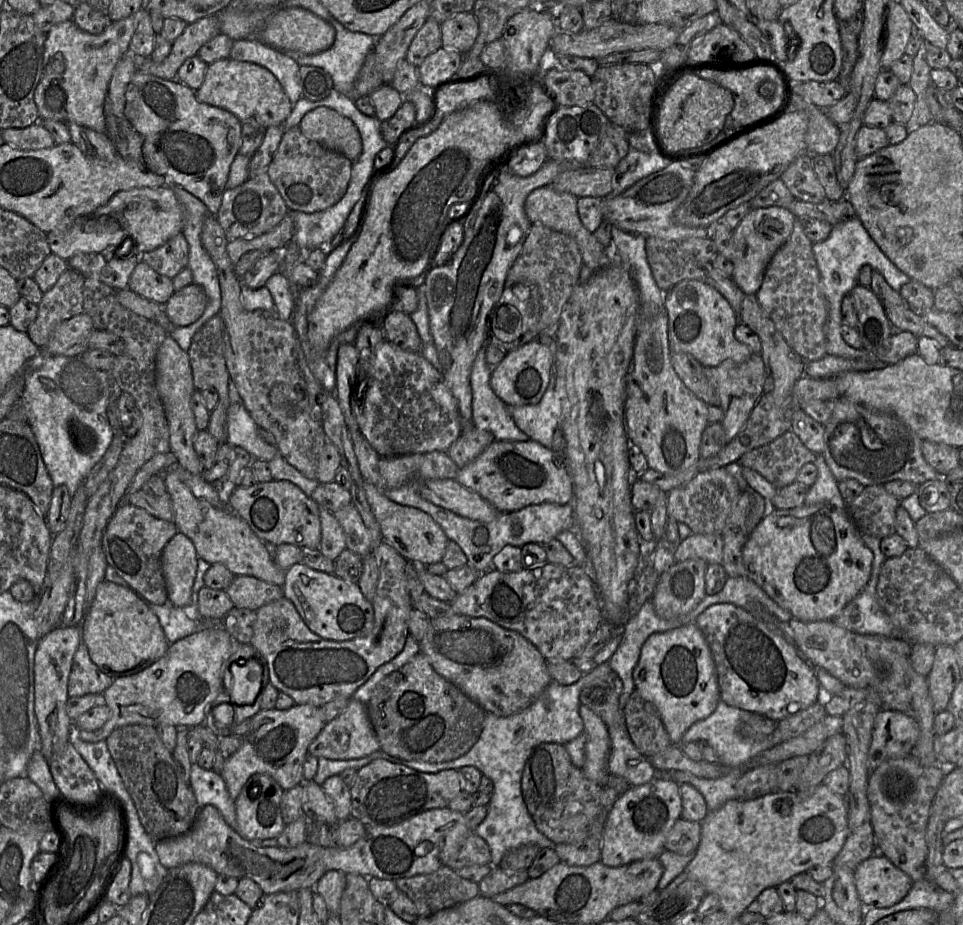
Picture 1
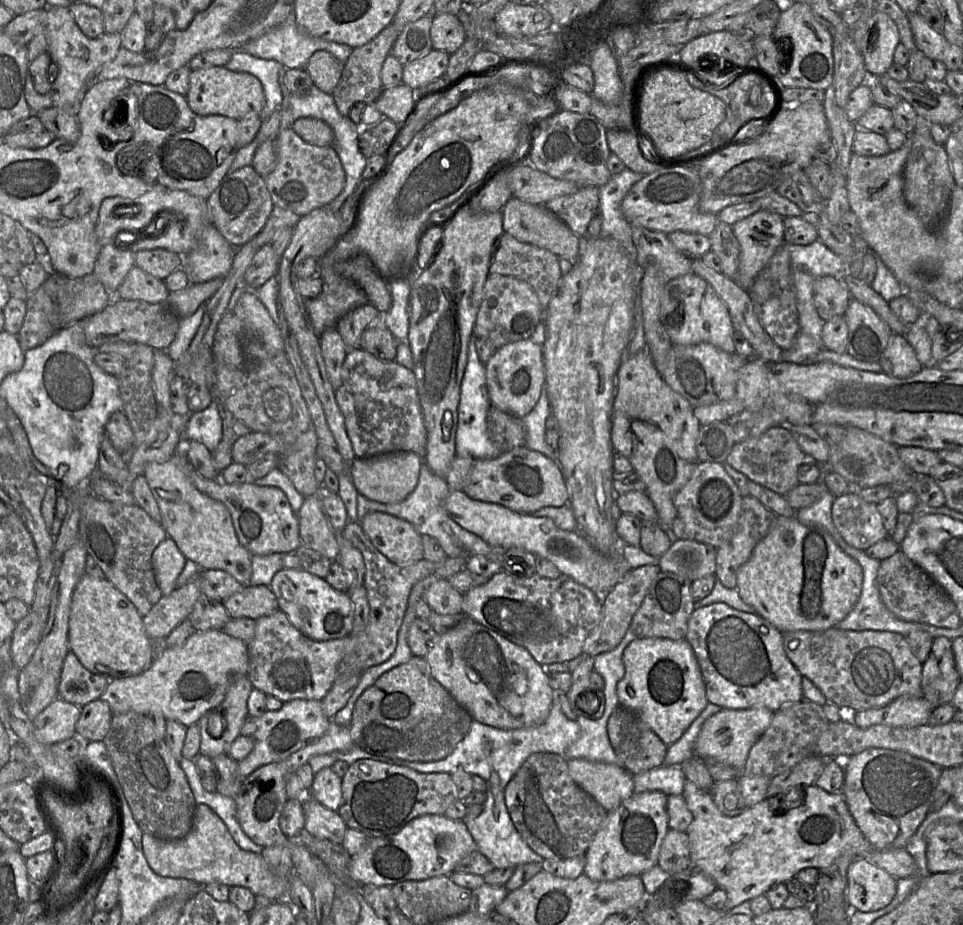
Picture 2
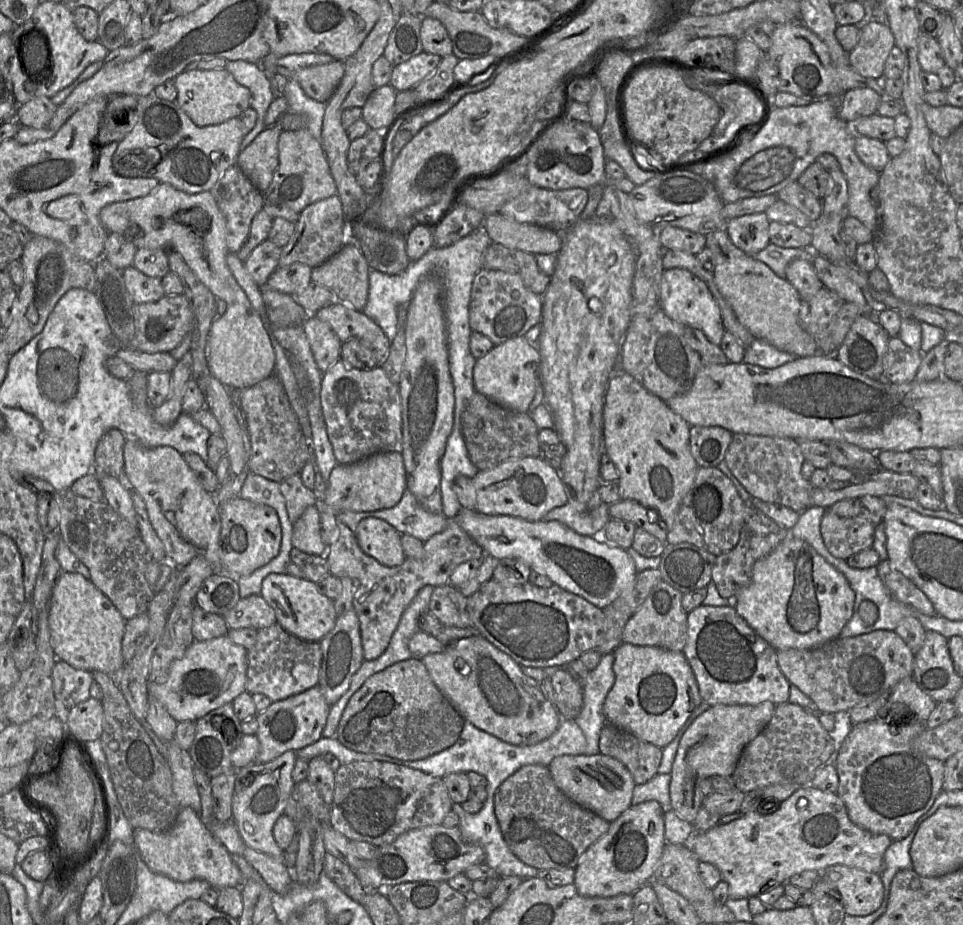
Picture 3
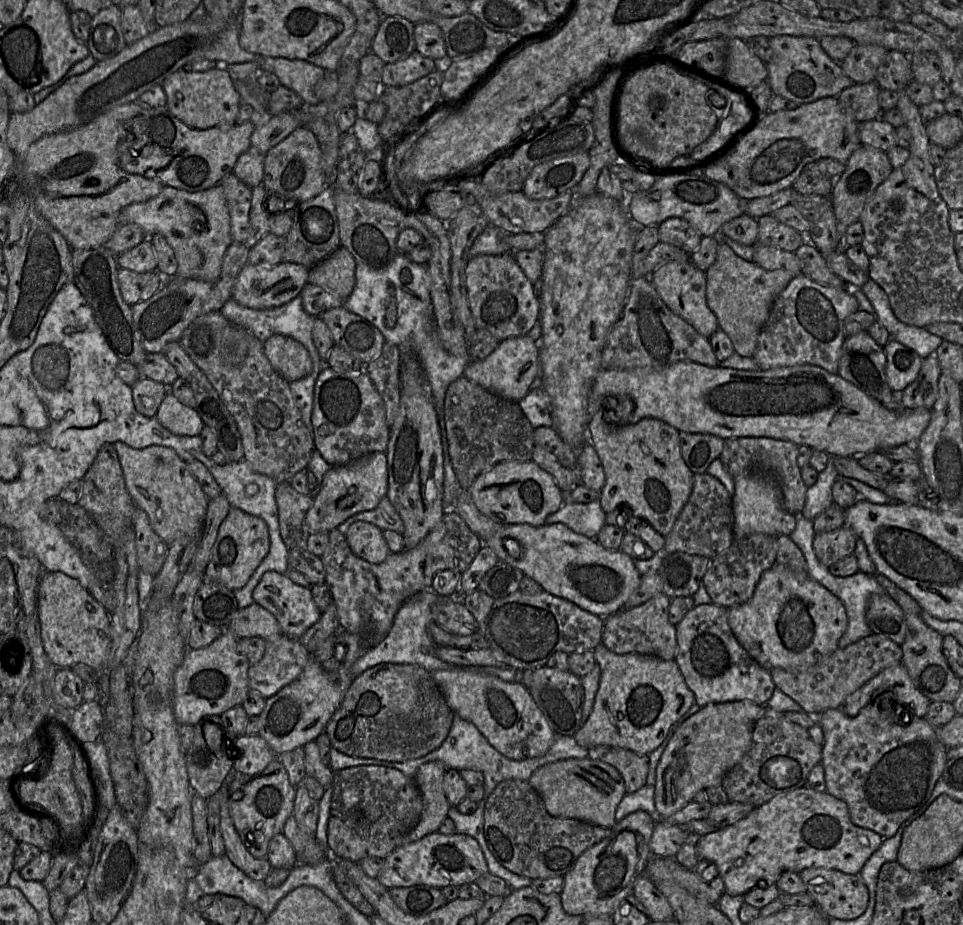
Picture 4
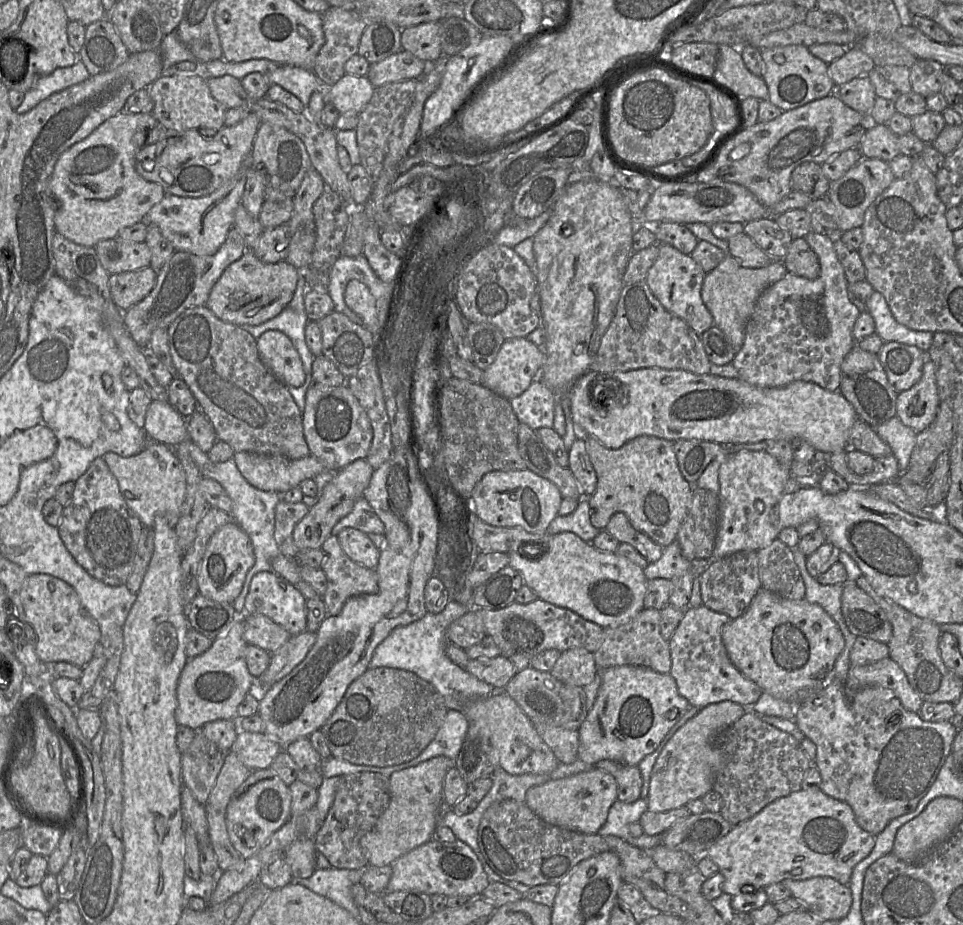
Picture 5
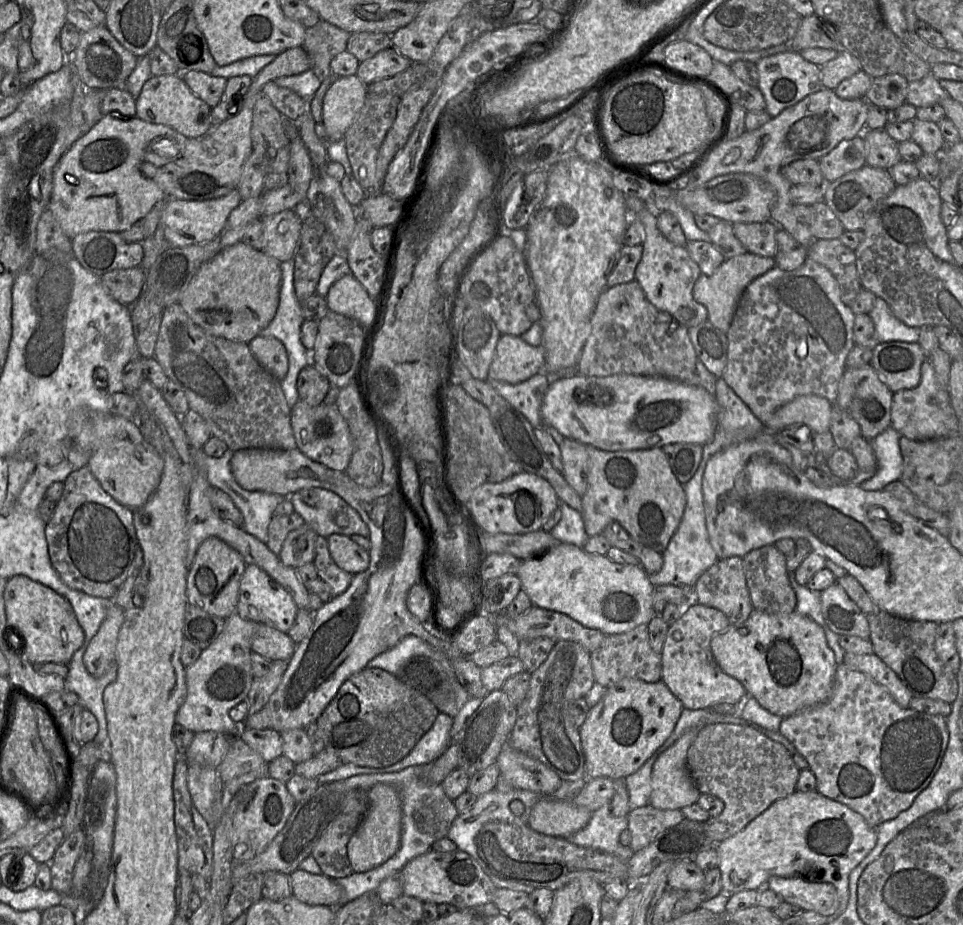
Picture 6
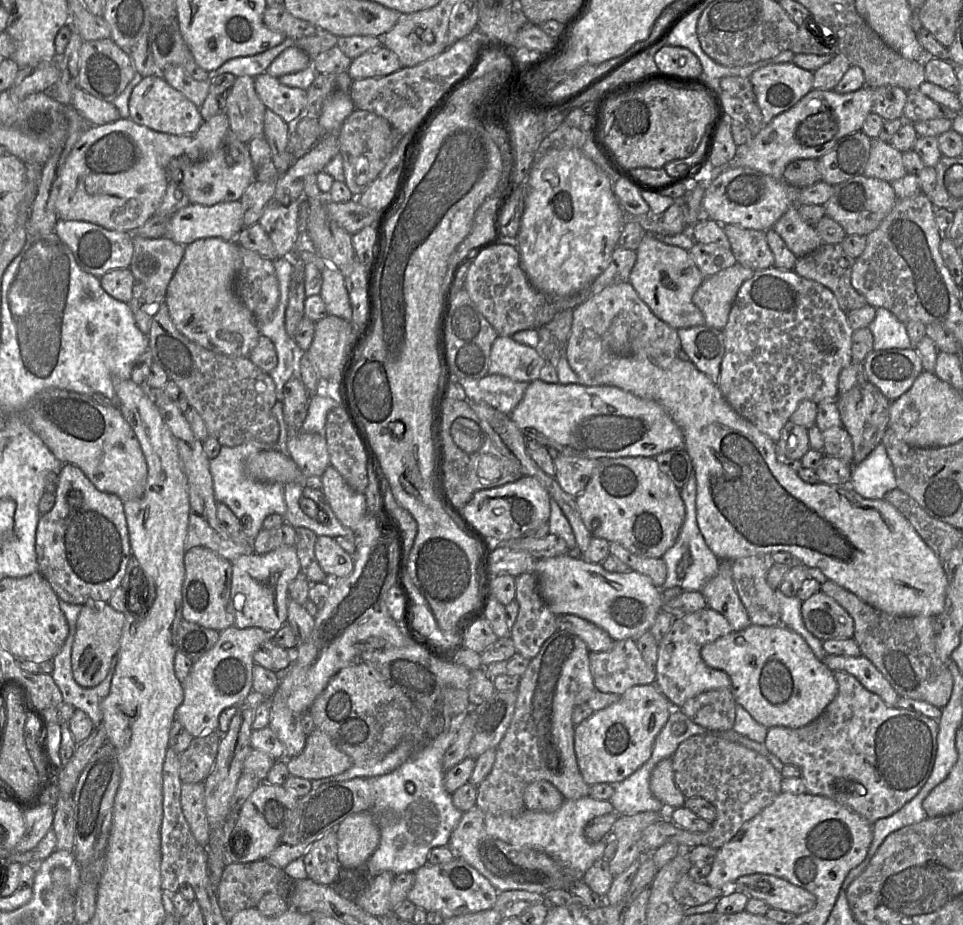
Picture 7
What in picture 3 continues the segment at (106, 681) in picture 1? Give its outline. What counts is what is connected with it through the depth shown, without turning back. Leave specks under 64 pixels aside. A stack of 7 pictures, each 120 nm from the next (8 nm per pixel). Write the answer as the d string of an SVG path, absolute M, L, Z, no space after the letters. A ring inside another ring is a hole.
M57 661L52 672L53 691L60 712L69 711L90 698L90 687L94 682L92 672L76 669L64 661Z

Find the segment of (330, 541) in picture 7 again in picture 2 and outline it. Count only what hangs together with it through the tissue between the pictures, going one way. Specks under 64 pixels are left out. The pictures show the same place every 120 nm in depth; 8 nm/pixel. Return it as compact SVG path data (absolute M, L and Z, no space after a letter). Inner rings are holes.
M370 512L360 522L373 546L397 565L423 559L422 535L408 521L383 512Z

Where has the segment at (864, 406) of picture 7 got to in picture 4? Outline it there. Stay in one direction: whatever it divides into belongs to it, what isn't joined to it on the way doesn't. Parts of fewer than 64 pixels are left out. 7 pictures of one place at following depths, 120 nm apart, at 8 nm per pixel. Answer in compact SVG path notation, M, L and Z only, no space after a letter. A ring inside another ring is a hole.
M867 330L845 339L838 374L881 404L890 403L898 396L887 382L884 347Z

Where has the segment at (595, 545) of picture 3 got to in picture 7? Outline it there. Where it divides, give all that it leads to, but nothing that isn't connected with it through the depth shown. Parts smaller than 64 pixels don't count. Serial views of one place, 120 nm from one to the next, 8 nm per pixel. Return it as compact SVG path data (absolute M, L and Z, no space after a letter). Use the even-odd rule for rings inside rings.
M563 554L536 560L534 574L540 595L554 615L571 614L585 619L608 633L614 642L630 638L636 639L649 631L657 614L661 611L660 588L657 588L649 577L633 570L627 573L608 572L601 563L592 563L584 558L573 558Z

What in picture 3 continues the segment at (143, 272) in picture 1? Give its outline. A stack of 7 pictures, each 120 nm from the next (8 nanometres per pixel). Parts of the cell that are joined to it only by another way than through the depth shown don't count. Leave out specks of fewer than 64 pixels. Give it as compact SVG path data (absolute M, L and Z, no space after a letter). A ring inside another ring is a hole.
M134 266L122 270L128 294L135 304L154 302L165 294L162 279L145 275Z

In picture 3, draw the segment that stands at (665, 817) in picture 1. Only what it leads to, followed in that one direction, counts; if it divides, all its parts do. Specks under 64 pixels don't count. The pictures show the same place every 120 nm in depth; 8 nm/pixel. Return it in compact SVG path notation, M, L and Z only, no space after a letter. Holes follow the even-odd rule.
M651 800L630 806L610 823L609 830L581 856L573 882L578 894L601 898L633 894L648 880L652 880L665 844L664 812L661 805Z

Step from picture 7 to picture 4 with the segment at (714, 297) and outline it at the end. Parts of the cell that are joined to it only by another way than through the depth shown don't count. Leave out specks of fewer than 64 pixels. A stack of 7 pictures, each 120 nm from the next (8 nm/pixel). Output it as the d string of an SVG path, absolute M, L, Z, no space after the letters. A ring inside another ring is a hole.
M719 242L716 260L705 275L707 304L717 317L719 328L729 336L736 353L752 357L772 305L793 275L784 270L766 270L752 261L741 258L723 242Z

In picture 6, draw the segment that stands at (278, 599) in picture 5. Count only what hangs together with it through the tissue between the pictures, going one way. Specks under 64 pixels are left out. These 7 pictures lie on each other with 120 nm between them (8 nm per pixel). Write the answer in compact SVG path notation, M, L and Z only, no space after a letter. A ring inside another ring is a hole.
M247 564L239 583L238 602L235 612L244 620L270 625L287 633L293 625L298 607L290 593L264 570Z

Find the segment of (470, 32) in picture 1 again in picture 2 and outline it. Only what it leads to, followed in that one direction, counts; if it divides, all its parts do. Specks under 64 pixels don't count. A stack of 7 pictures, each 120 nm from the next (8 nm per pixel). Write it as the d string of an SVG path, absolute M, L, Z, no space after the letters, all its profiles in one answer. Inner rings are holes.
M440 13L433 15L430 38L433 49L445 51L451 55L463 45L466 34L456 15Z

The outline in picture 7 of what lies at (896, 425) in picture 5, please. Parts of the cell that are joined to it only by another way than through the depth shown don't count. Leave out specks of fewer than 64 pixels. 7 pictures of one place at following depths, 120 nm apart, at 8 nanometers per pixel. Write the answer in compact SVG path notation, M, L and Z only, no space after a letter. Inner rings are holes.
M882 443L853 467L849 484L867 499L883 499L888 491L897 487L893 464Z

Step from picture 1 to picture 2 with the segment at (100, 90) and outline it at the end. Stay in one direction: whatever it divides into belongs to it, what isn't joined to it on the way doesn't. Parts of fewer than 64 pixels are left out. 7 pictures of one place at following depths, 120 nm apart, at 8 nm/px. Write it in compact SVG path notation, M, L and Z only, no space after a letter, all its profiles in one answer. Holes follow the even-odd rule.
M62 6L46 7L47 17L46 26L43 26L41 30L35 34L31 41L27 45L28 50L28 62L30 63L36 59L41 53L49 53L52 59L59 66L59 74L51 85L51 90L46 94L38 93L30 79L30 69L28 66L28 72L25 80L25 99L33 112L44 108L59 107L69 112L72 115L76 115L79 111L80 104L83 97L90 86L90 84L96 80L96 74L101 67L115 59L119 49L122 47L122 33L103 33L97 38L87 37L79 28L75 22L72 13L69 8Z

